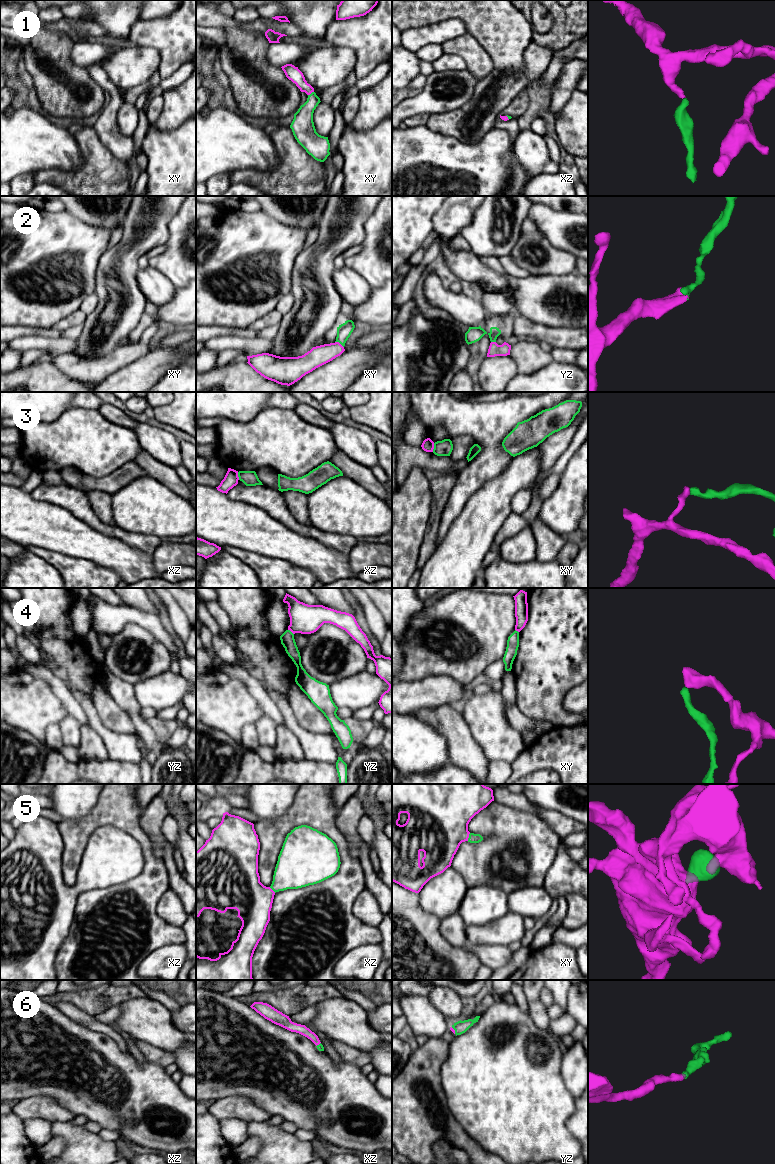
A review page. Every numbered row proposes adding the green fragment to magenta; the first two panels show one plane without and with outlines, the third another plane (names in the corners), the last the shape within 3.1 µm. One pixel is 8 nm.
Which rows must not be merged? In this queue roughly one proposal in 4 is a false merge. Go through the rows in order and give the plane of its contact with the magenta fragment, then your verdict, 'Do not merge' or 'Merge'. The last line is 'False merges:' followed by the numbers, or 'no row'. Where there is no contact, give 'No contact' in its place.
1: Touches magenta in xy. Merge
2: Touches magenta in xy. Merge
3: Touches magenta in xy. Do not merge
4: Touches magenta in yz. Do not merge
5: Touches magenta in xy. Merge
6: Touches magenta in yz. Merge
False merges: 3, 4

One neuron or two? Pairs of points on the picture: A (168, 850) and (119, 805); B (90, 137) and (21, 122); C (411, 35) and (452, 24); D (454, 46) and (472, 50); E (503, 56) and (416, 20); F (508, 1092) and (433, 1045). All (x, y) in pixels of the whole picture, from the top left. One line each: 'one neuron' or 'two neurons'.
A: two neurons
B: two neurons
C: one neuron
D: one neuron
E: one neuron
F: two neurons

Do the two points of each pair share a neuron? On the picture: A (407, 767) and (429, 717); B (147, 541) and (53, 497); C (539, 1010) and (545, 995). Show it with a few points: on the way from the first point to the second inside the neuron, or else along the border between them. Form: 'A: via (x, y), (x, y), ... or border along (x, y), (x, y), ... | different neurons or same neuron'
A: border along (413, 713), (429, 723), (445, 738) | different neurons
B: via (124, 536), (100, 527), (76, 504) | same neuron
C: border along (540, 990), (540, 1000), (546, 1007) | different neurons

